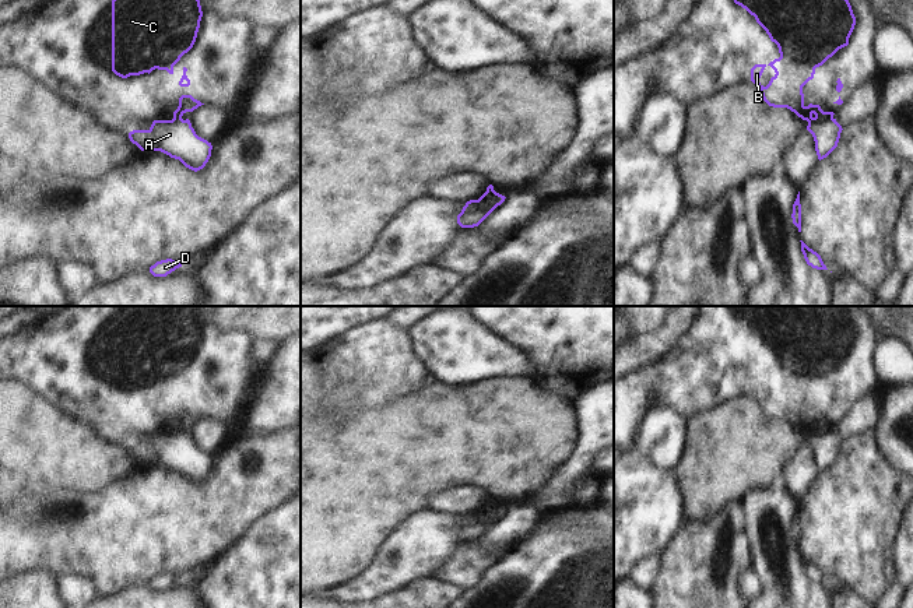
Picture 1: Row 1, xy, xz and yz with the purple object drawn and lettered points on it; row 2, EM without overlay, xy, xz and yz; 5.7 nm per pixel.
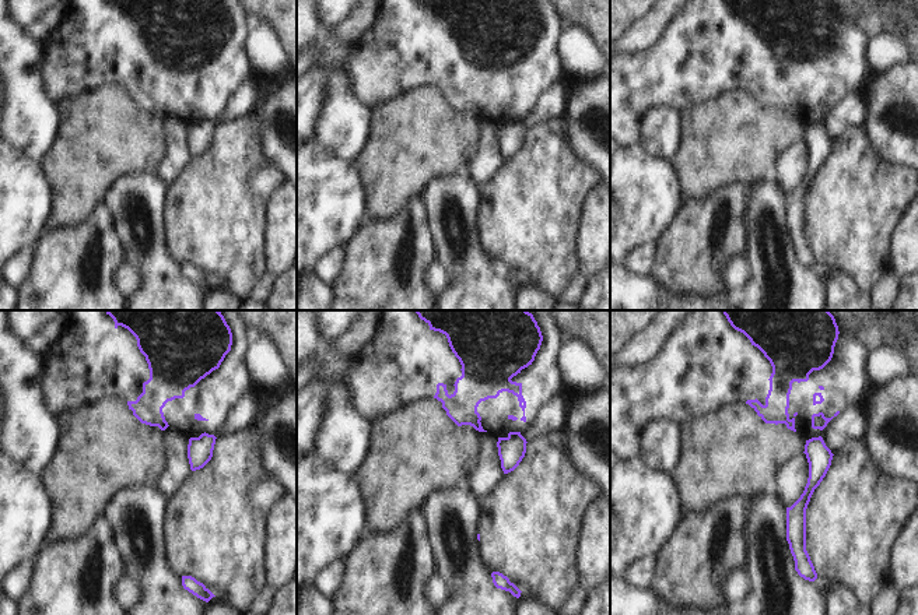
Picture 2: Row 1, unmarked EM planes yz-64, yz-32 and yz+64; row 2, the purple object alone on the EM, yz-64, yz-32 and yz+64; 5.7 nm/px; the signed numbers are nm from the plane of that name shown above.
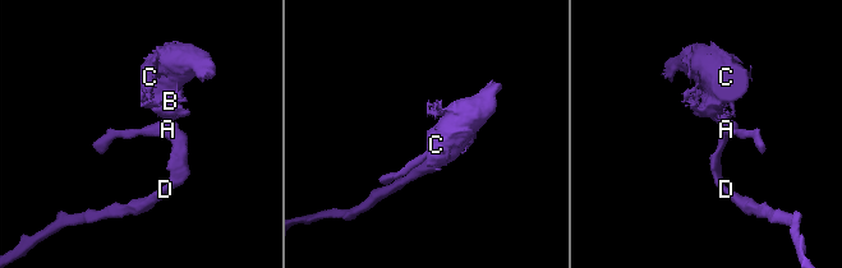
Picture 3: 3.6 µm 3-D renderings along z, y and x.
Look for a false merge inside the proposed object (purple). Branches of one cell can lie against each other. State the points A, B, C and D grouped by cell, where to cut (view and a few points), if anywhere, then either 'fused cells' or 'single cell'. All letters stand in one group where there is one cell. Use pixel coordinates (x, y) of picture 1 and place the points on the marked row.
A D / B C; cut in yz along (832, 118), (808, 122); fused cells

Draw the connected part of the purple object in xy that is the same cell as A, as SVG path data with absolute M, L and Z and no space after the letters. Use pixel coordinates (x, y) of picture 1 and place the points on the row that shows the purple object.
M154 120L148 130L133 130L129 138L141 151L161 151L197 172L206 166L213 145L199 137L186 120Z

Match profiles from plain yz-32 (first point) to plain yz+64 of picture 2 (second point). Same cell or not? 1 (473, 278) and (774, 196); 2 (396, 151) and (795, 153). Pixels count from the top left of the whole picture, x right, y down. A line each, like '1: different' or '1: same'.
1: same
2: different

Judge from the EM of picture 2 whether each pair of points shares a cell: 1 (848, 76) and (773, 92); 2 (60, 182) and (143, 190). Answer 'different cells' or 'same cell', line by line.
1: same cell
2: different cells

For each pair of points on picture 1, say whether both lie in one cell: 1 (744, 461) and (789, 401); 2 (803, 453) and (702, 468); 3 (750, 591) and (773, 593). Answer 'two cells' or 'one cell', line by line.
1: two cells
2: two cells
3: two cells

